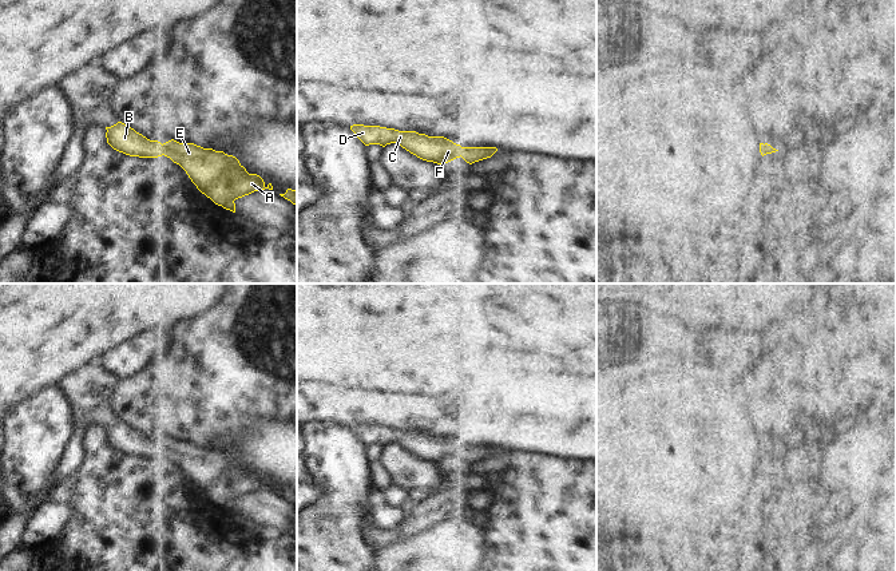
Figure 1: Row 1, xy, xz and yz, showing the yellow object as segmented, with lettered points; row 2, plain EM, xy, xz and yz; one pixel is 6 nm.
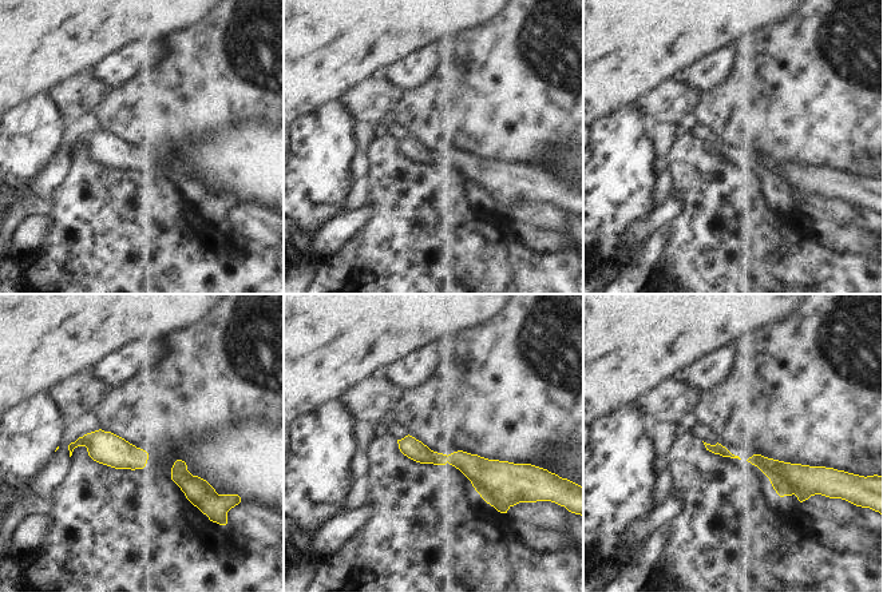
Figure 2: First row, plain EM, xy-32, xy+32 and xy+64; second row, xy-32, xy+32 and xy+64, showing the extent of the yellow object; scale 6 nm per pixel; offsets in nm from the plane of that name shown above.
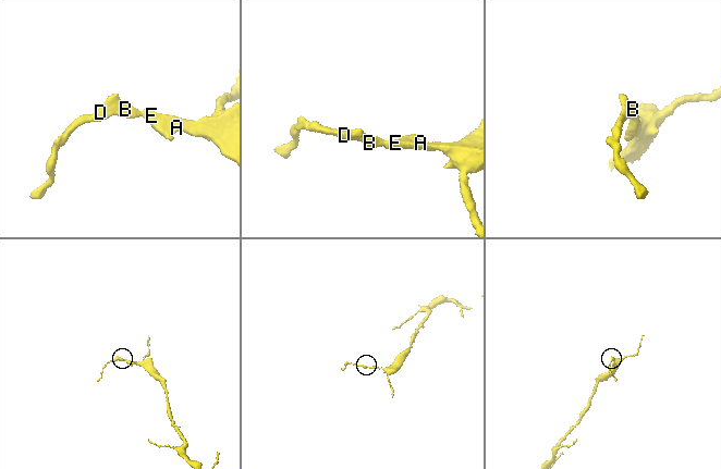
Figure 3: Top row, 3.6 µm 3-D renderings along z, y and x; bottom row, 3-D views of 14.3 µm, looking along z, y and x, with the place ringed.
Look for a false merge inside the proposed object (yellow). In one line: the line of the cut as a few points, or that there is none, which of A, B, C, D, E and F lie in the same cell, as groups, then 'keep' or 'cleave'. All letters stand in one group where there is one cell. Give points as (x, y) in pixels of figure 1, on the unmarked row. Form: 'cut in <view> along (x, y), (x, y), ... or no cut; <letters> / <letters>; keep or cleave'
no cut; A B C D E F; keep

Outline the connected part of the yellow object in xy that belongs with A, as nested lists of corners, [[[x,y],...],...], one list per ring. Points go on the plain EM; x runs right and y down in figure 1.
[[[122,421],[106,429],[107,443],[114,449],[130,456],[170,457],[186,471],[202,493],[233,512],[235,512],[235,499],[254,491],[273,489],[271,483],[266,485],[259,475],[249,473],[235,456],[223,451],[203,448],[194,443],[179,443],[174,439],[162,444]]]

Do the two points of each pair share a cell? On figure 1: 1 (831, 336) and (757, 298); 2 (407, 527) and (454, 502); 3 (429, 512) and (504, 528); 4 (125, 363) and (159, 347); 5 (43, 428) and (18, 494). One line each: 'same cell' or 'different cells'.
1: different cells
2: same cell
3: different cells
4: same cell
5: same cell

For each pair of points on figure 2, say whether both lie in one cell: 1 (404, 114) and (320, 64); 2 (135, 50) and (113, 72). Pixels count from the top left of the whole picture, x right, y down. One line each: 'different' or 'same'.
1: different
2: same

